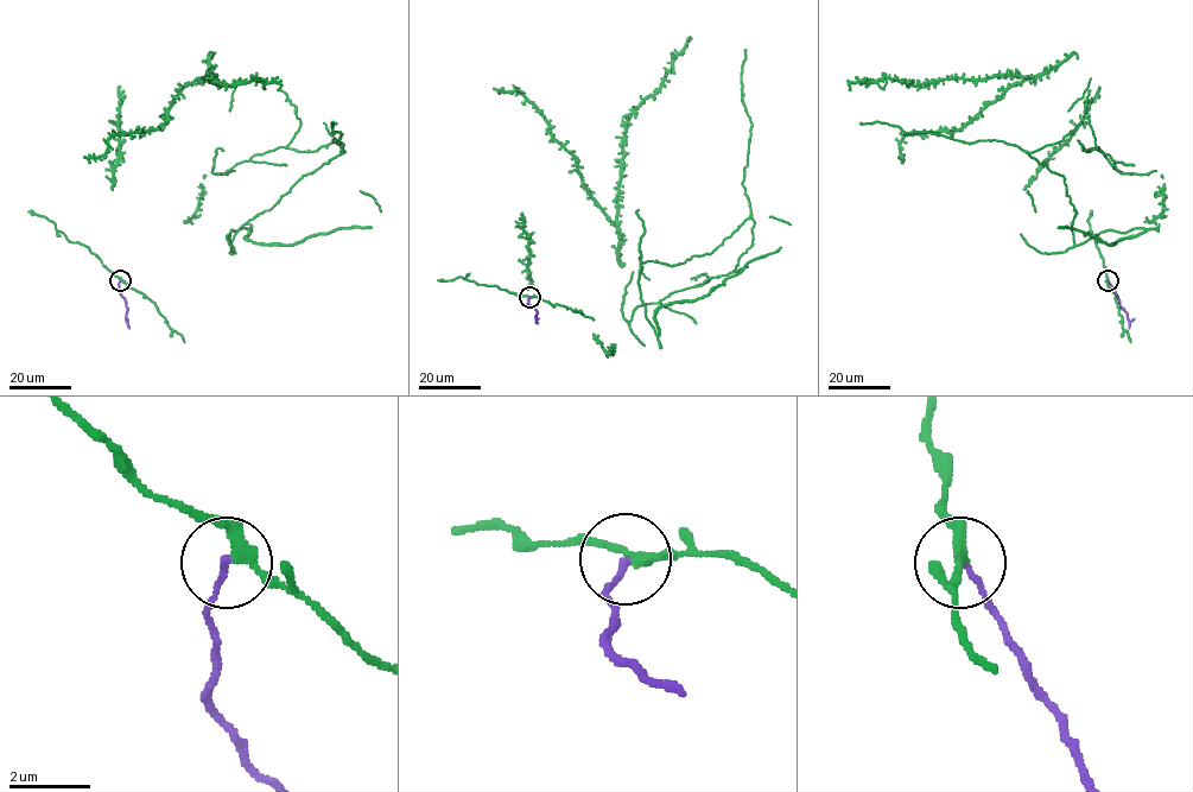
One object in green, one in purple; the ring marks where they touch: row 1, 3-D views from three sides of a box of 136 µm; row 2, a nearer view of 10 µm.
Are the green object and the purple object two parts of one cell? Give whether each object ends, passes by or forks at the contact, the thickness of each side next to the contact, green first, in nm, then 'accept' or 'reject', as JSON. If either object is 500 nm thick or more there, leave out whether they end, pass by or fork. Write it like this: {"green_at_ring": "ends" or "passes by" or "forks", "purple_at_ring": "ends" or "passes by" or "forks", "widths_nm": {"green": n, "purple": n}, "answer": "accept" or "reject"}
{"green_at_ring": "passes by", "purple_at_ring": "ends", "widths_nm": {"green": 260, "purple": 150}, "answer": "reject"}

